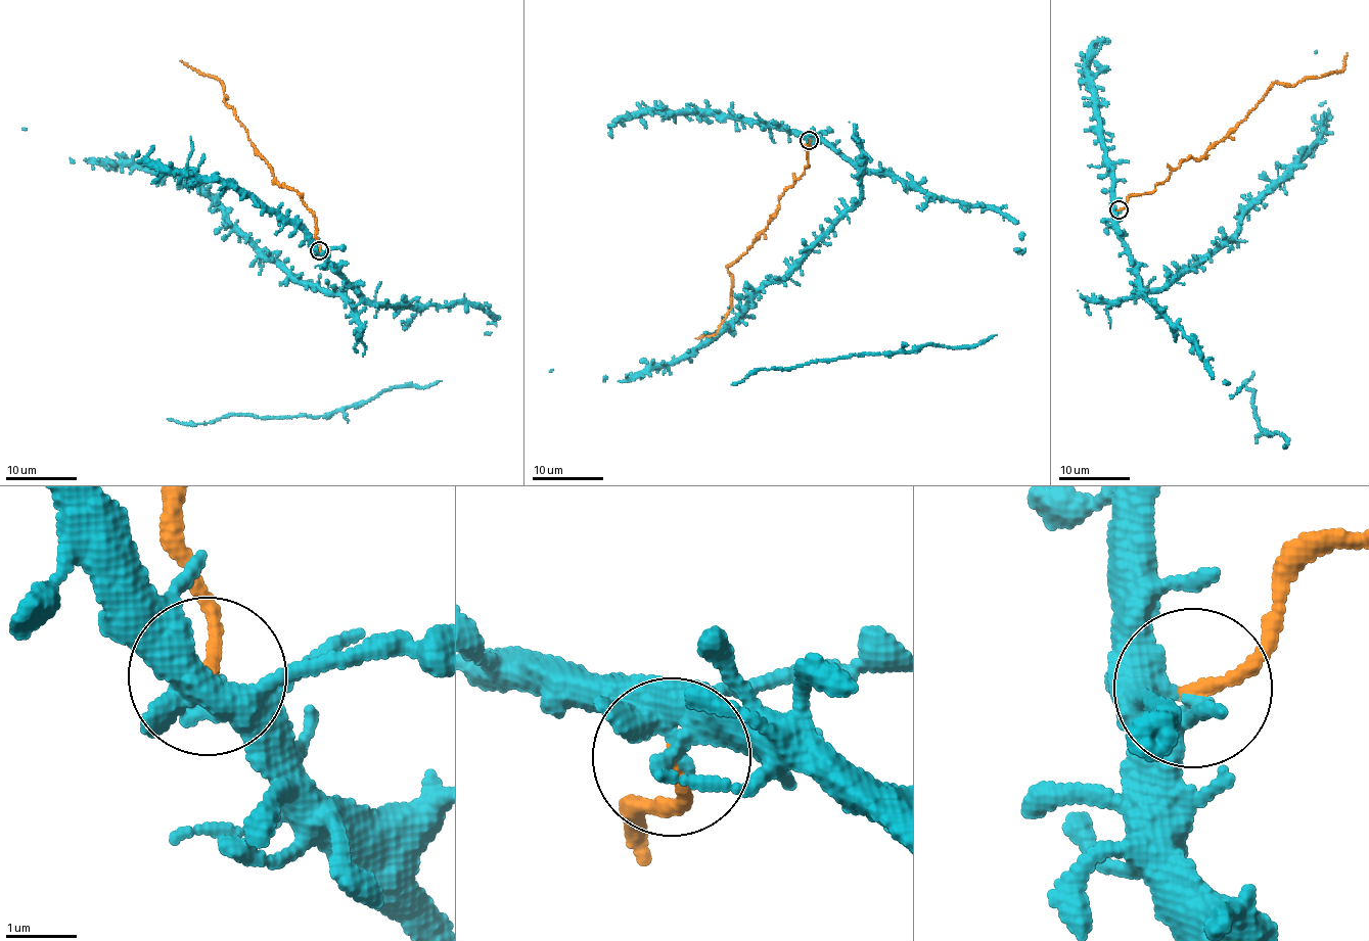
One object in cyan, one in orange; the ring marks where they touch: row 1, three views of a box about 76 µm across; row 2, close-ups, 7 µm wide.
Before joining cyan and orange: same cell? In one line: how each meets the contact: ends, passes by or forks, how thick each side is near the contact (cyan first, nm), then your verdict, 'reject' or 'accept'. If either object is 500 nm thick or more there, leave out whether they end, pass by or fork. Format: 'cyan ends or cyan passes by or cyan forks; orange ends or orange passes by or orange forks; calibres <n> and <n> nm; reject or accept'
cyan forks; orange ends; calibres 340 and 180 nm; reject

